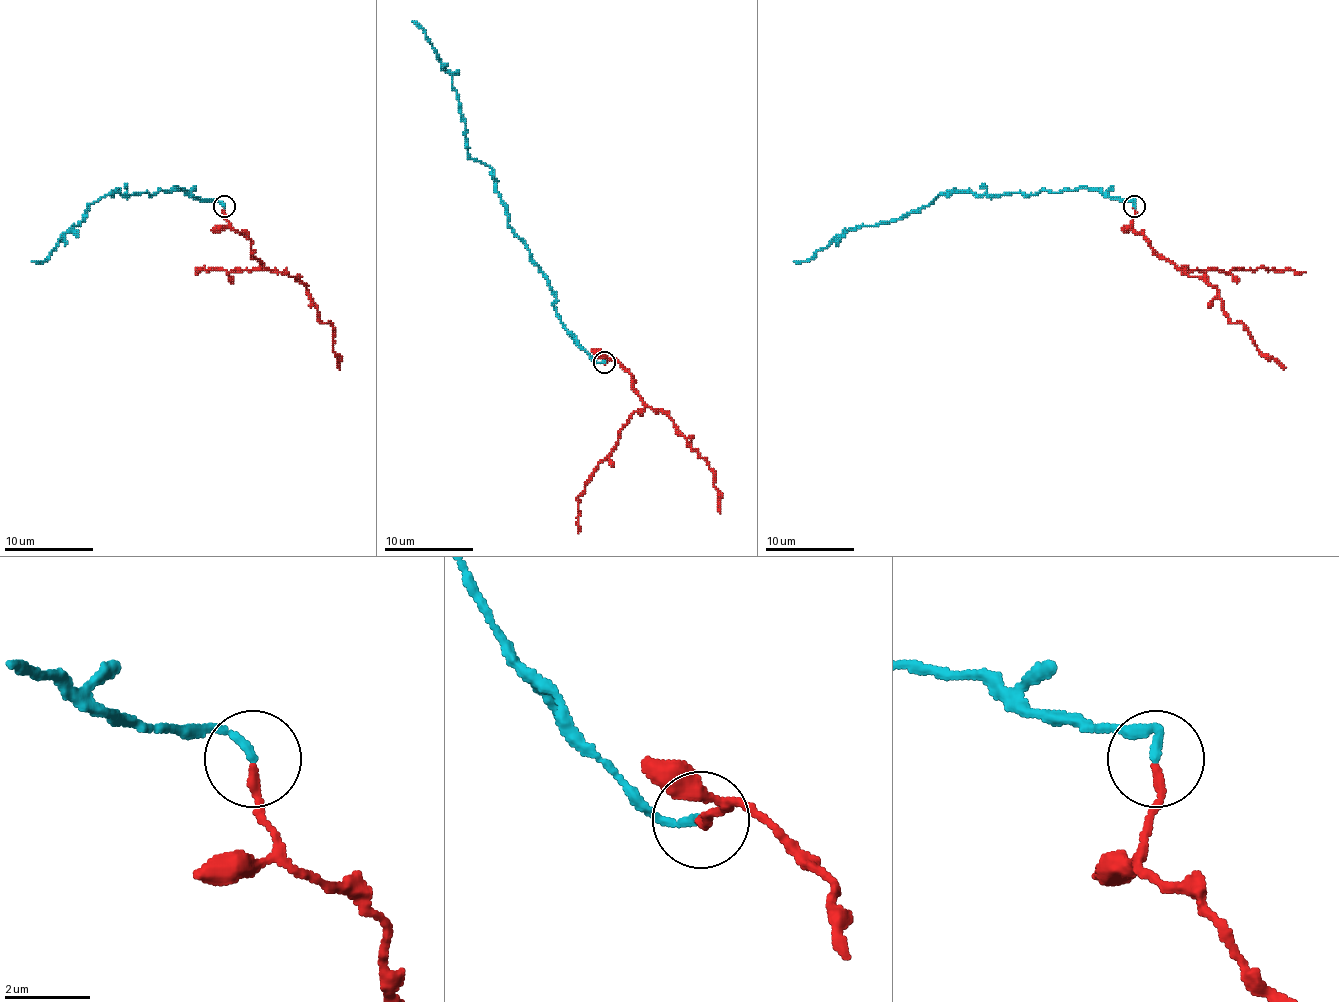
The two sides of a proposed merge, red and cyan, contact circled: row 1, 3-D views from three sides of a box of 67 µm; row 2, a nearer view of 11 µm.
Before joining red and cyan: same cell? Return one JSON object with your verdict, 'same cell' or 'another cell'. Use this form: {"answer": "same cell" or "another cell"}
{"answer": "same cell"}

